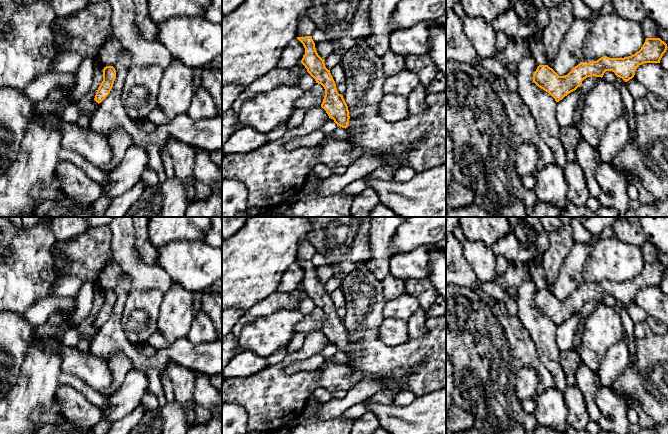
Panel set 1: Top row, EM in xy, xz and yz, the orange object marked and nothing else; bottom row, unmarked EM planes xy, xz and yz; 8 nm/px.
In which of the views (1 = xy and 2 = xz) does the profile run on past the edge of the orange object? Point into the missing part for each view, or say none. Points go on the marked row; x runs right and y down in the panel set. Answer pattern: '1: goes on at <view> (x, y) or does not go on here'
1: does not go on here
2: does not go on here

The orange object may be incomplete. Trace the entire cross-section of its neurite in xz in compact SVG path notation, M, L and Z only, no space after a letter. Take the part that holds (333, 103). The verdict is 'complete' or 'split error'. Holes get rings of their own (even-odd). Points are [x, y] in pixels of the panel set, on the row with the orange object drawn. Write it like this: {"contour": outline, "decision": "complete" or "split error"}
{"contour": "M312 36L297 37L297 39L305 48L301 63L315 79L316 83L321 84L325 89L321 107L326 111L329 118L334 120L337 126L346 129L350 119L348 106L343 95L338 93L330 70L325 67L325 60L318 55Z", "decision": "complete"}

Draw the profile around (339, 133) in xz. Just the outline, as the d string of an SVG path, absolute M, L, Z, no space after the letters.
M337 126L337 128L333 132L333 136L334 136L334 138L336 138L339 141L346 141L346 142L348 142L348 134L347 134L345 128Z

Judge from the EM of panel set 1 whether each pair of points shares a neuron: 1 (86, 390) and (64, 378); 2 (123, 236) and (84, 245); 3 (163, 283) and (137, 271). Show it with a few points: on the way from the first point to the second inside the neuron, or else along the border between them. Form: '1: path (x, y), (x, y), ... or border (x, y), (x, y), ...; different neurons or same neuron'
1: path (81, 386), (69, 380); same neuron
2: border (109, 227), (111, 233), (111, 257), (113, 259); different neurons
3: path (157, 279), (143, 276); same neuron

